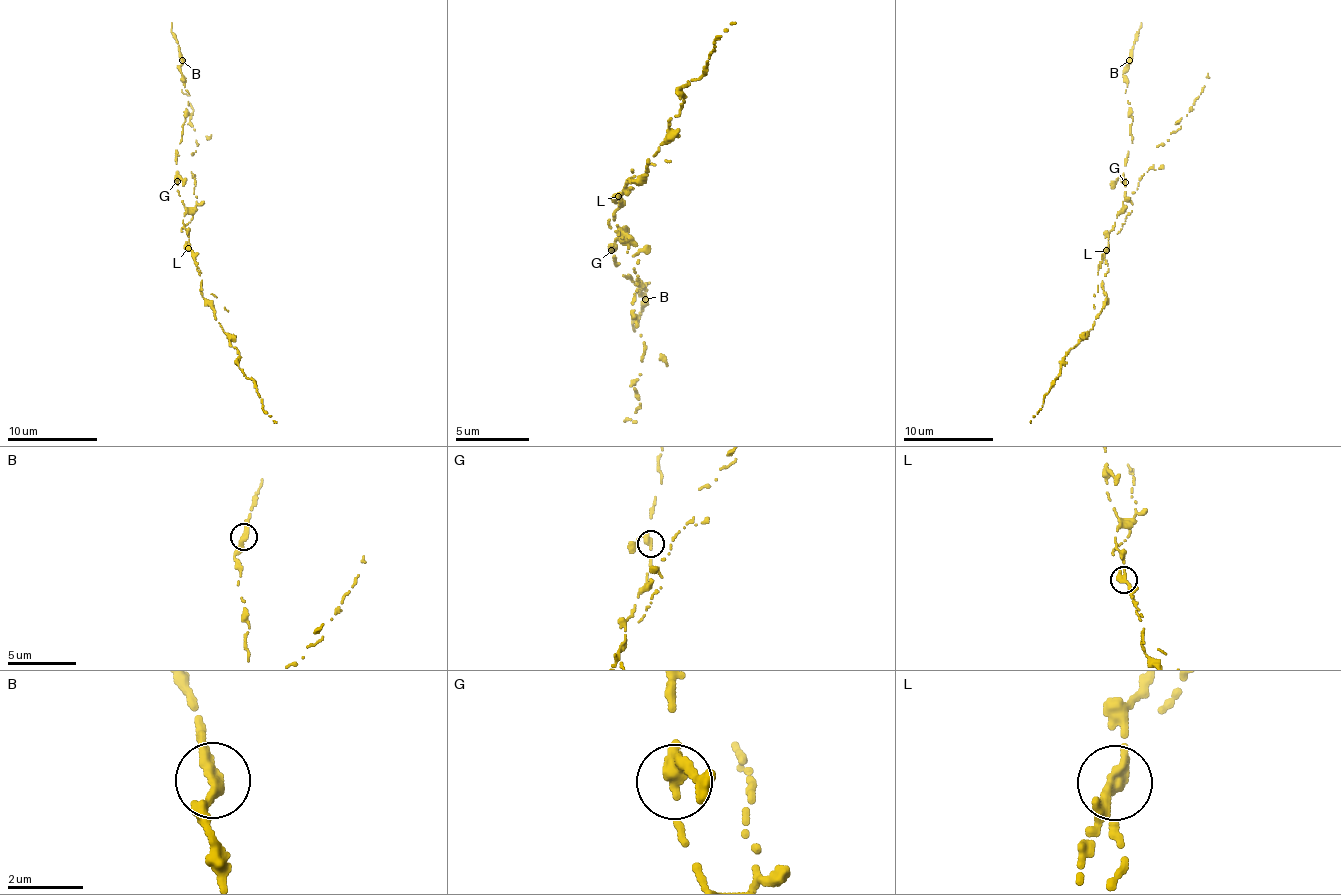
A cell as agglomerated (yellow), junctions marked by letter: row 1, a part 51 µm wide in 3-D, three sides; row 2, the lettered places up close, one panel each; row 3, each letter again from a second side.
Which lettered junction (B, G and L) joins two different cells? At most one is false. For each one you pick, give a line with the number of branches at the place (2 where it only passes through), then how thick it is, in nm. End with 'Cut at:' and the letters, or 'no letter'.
L: 2 | 340 nm
Cut at: L

